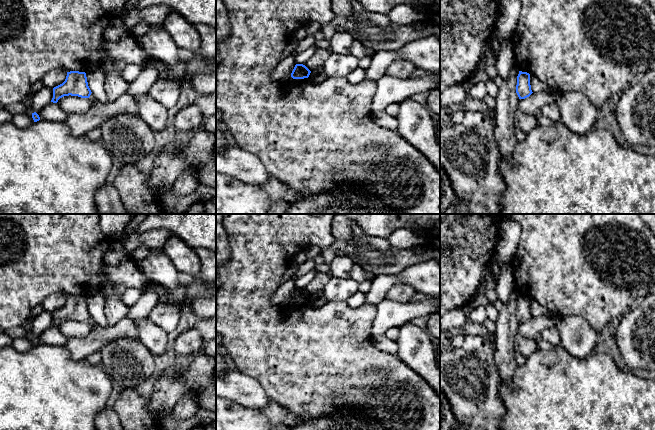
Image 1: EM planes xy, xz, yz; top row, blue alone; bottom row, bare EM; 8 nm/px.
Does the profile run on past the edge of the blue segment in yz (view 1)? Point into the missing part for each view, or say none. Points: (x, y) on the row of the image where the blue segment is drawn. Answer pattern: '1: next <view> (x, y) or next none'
1: next none

